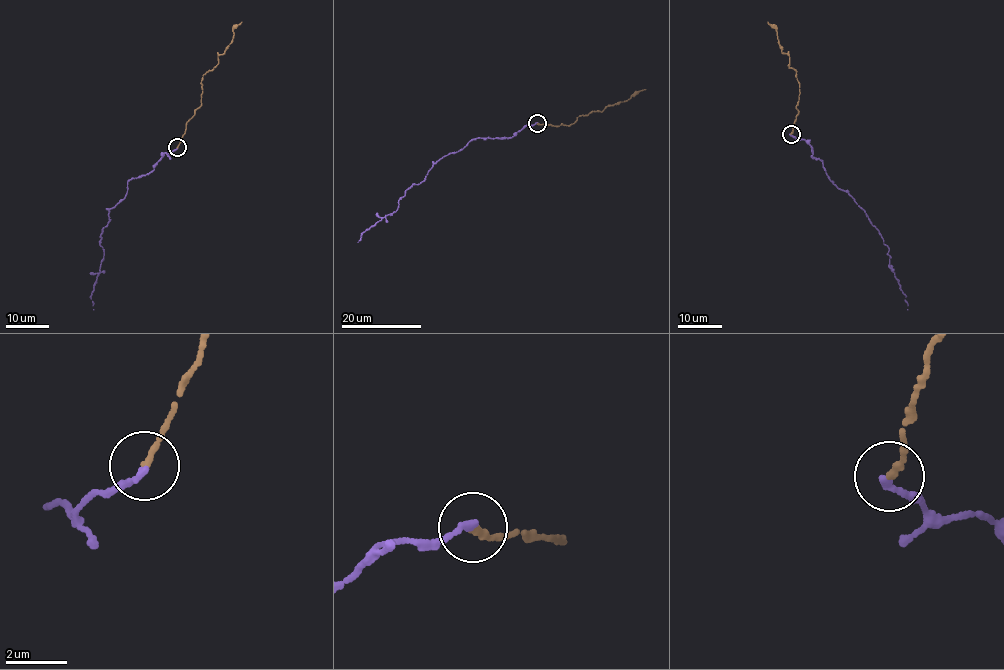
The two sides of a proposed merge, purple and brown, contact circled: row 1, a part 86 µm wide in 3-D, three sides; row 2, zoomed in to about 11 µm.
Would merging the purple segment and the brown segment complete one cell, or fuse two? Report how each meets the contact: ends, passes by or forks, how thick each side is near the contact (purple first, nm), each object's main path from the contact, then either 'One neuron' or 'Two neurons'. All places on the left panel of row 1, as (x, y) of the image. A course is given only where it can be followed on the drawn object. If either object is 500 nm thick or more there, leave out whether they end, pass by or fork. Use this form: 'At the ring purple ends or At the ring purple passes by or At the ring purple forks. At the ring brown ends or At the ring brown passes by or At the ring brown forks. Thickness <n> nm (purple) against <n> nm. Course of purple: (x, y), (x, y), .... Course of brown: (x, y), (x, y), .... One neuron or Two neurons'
At the ring purple ends. At the ring brown ends. Thickness 240 nm (purple) against 240 nm. Course of purple: (177, 148), (127, 182), (125, 197), (108, 210), (93, 309). Course of brown: (177, 147), (187, 122), (201, 105), (202, 78), (219, 62), (218, 57), (233, 39), (233, 29), (241, 22). One neuron

